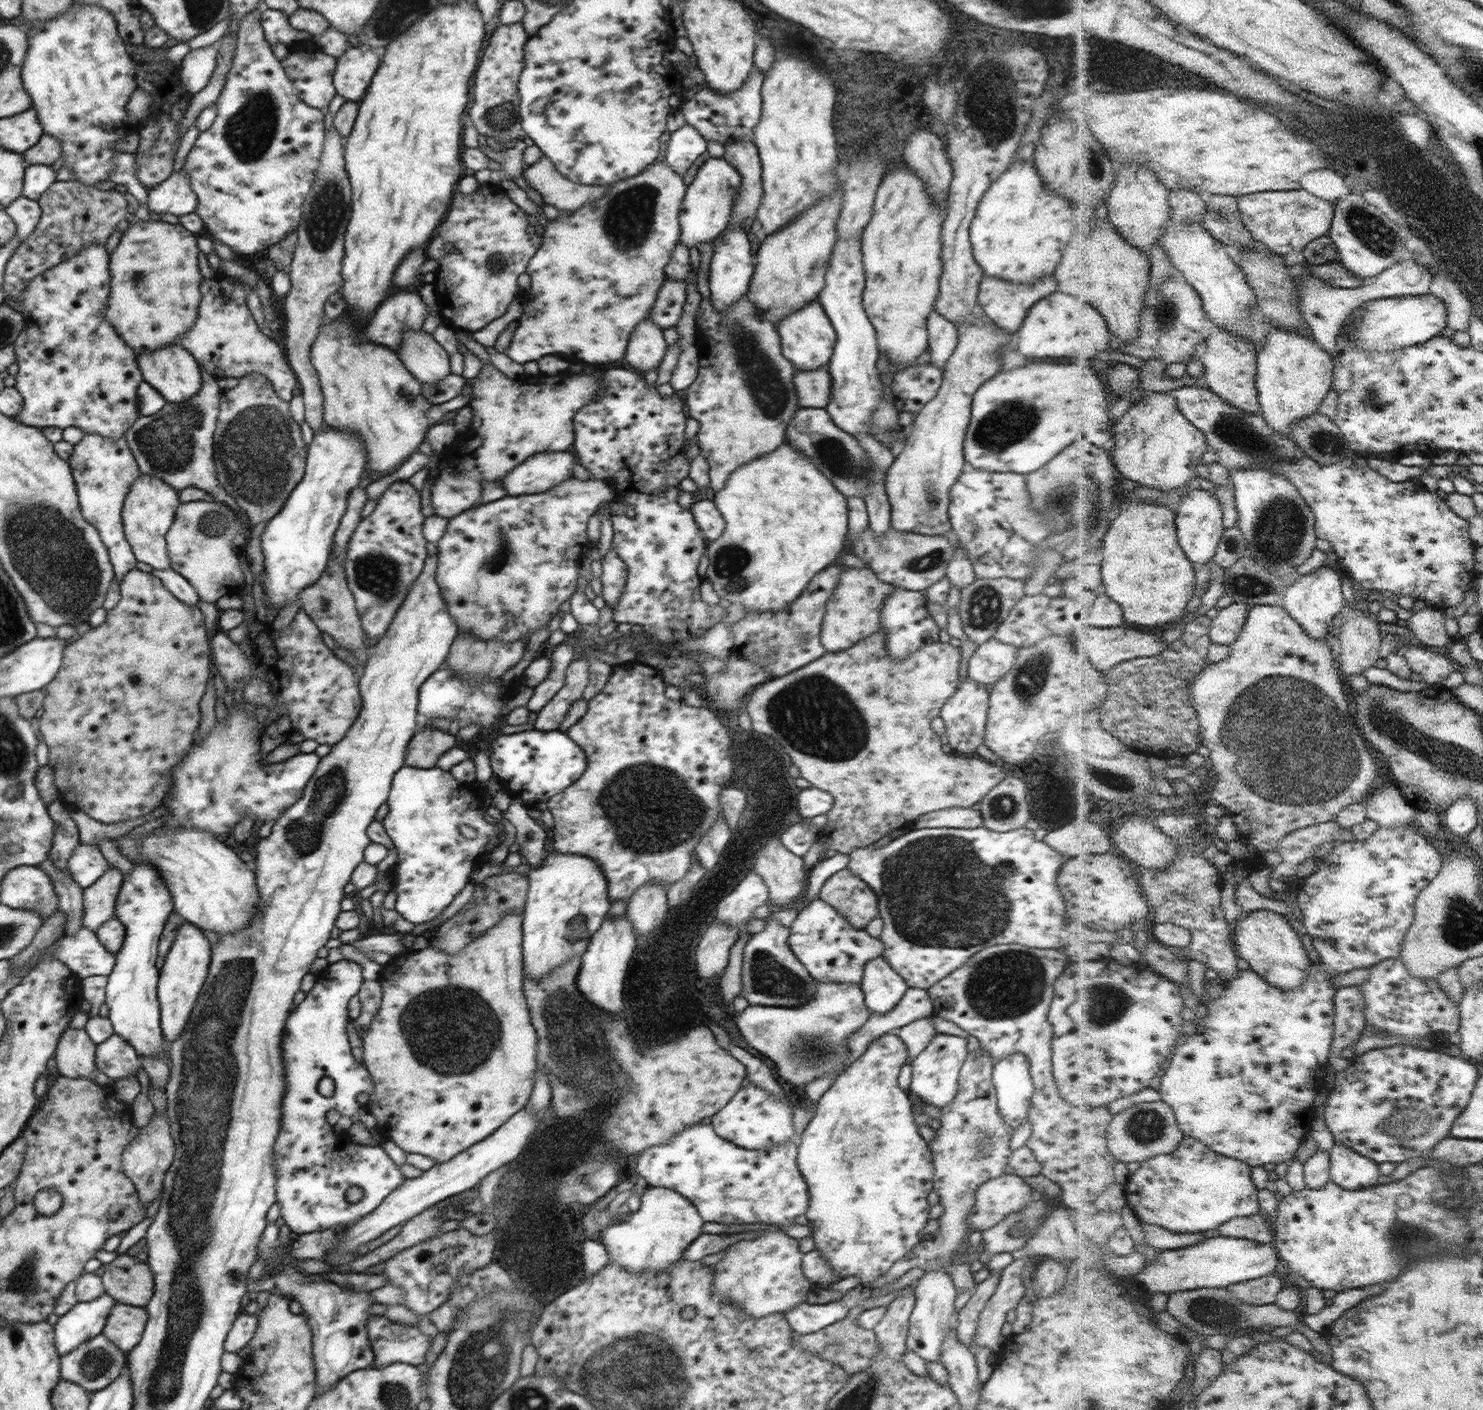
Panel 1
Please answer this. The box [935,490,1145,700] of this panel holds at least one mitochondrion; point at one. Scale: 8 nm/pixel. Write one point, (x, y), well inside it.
(984, 608)

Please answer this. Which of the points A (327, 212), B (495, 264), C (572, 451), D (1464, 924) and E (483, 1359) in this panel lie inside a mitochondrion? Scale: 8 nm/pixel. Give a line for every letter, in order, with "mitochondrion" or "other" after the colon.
A: mitochondrion
B: mitochondrion
C: other
D: mitochondrion
E: mitochondrion

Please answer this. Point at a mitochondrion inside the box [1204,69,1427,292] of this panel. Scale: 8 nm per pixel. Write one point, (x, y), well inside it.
(1377, 236)

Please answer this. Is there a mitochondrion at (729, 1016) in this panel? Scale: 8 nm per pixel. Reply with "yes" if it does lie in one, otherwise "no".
no

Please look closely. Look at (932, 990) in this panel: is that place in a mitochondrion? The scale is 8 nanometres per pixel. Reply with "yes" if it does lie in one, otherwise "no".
no

